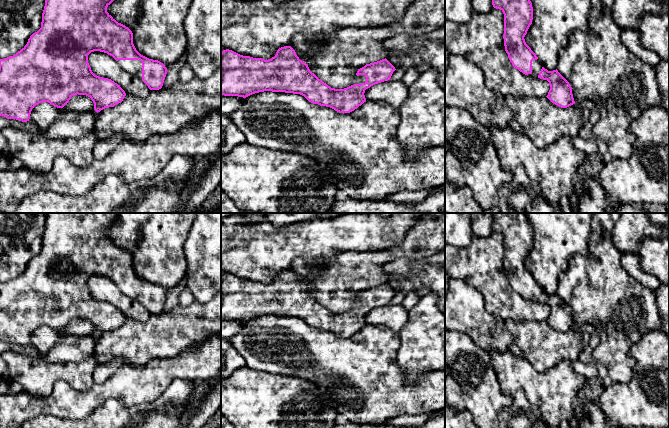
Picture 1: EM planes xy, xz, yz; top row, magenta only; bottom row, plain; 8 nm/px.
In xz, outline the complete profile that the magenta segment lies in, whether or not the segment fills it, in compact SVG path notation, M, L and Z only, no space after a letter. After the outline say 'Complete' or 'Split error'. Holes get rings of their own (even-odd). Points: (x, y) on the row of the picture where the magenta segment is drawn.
M291 46L279 48L276 55L268 60L243 56L226 49L221 52L221 95L246 98L264 91L293 93L304 96L313 104L330 107L339 113L350 113L366 102L364 95L366 89L390 80L395 70L386 58L366 64L358 69L349 87L335 89L312 73L308 64L299 59Z. Split error

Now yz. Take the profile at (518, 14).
M492 0L492 5L496 9L500 9L504 14L504 46L508 54L508 58L513 67L528 77L540 78L547 80L550 85L550 90L546 96L553 104L567 108L575 104L572 87L569 82L558 72L558 70L548 71L545 69L536 54L525 42L525 35L532 24L533 7L530 0Z. Split error

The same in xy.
M45 0L41 28L33 33L27 44L15 55L0 59L0 116L27 122L32 109L39 103L48 102L54 107L63 108L74 95L86 95L94 103L94 110L101 110L121 103L125 91L108 78L95 75L88 63L88 55L100 51L112 56L121 68L140 78L150 90L162 88L167 68L158 60L141 55L133 44L133 33L125 25L118 23L108 12L107 7L114 0Z. Split error

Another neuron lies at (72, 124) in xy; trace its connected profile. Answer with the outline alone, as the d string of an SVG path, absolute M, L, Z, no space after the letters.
M67 111L60 114L45 132L49 139L77 139L87 136L94 128L97 115L89 111Z

